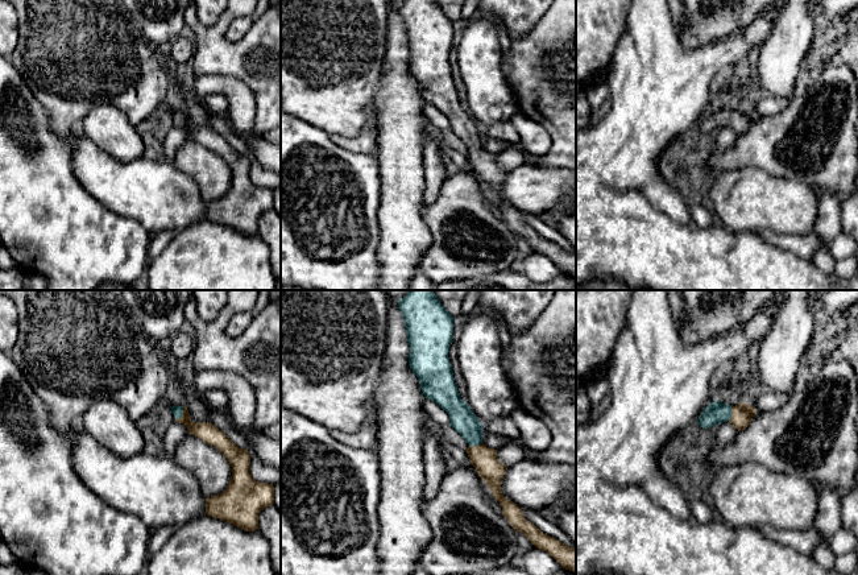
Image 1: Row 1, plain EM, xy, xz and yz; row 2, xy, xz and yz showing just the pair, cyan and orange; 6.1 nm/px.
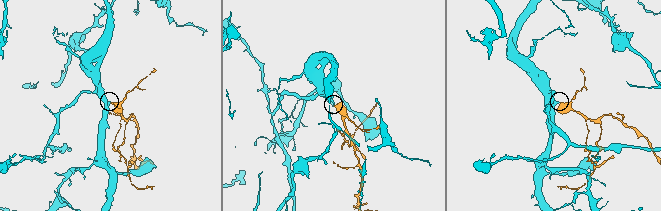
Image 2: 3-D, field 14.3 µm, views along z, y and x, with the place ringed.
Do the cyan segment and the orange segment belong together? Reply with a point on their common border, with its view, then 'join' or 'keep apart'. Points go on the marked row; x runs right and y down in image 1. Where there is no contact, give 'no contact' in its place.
meets cyan in xy at (182, 414); join

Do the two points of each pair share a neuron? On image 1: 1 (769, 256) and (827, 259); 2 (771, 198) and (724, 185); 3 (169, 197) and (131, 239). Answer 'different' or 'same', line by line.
1: different
2: same
3: different

